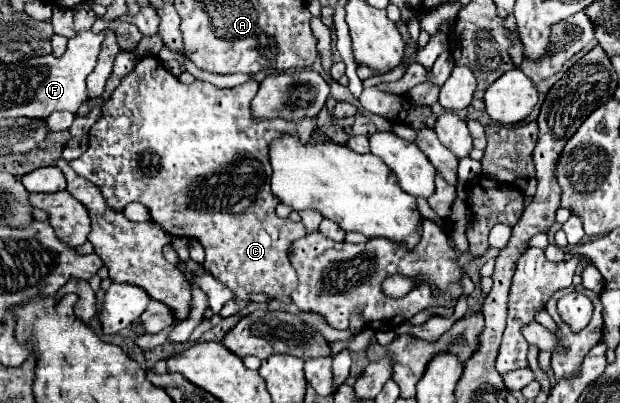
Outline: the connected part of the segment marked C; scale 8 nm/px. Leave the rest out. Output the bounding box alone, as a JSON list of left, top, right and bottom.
[70,55,316,317]

